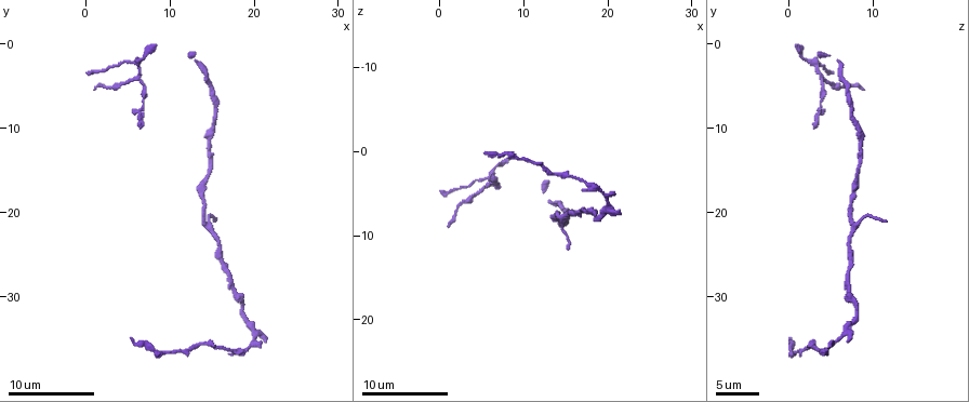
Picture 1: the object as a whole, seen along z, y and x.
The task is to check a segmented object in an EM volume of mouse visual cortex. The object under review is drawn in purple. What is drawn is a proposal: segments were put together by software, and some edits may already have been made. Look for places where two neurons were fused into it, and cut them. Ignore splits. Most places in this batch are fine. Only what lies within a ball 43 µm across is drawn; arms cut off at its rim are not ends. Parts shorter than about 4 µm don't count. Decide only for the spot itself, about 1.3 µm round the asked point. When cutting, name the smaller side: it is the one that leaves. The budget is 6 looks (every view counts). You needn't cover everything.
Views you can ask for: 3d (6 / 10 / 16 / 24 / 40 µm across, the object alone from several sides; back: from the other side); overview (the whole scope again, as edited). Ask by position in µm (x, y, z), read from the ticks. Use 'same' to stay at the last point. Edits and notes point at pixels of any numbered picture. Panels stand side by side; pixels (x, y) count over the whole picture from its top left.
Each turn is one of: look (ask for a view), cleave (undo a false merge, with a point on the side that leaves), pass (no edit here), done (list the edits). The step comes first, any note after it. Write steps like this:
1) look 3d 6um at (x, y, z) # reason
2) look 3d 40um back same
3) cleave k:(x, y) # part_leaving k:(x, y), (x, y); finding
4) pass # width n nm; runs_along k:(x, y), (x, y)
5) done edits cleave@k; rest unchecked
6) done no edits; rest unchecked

look 3d 10um at (15.6, 24.0, 7.4) # thick turns thin

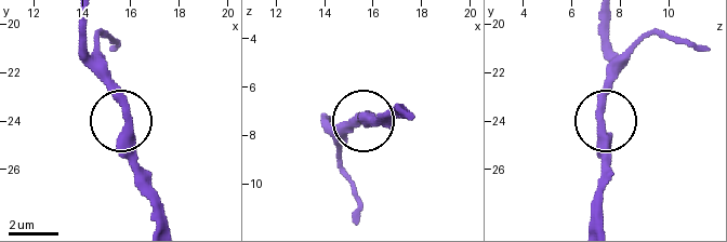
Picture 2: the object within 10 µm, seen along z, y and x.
pass # runs_along 2:(87, 23), (87, 54), (122, 109), (124, 153), (136, 182); all the same neuron

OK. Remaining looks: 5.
look 3d 10um at (14.6, 12.0, 8.8) # sudden change in width

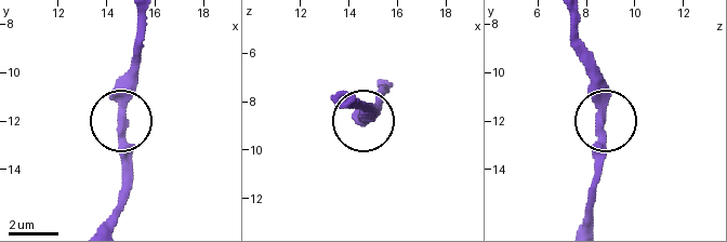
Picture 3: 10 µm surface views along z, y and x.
look 3d 6um at (14.6, 12.1, 8.6) # zoom in

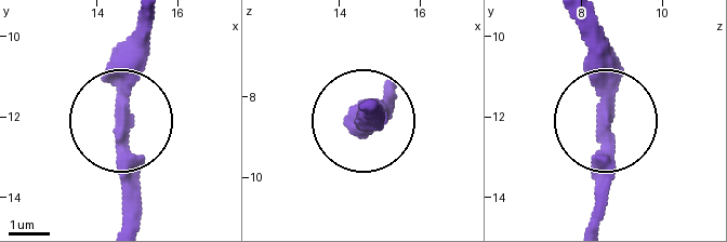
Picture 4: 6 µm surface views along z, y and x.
pass # width 320 nm; runs_along 4:(122, 222), (126, 45), (136, 18); continuous, no second neuron

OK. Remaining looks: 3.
look 3d 16um at (13.6, 17.4, 7.8)

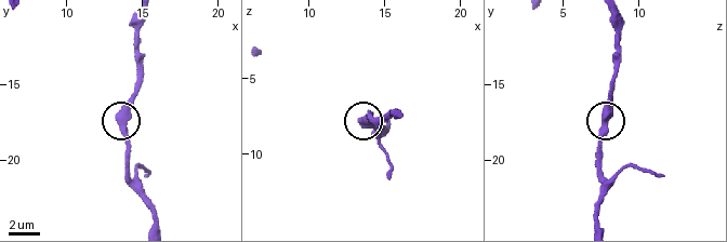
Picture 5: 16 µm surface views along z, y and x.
pass # runs_along 5:(604, 123), (599, 174); one neuron here

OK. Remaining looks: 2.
done no edits; rest unchecked

